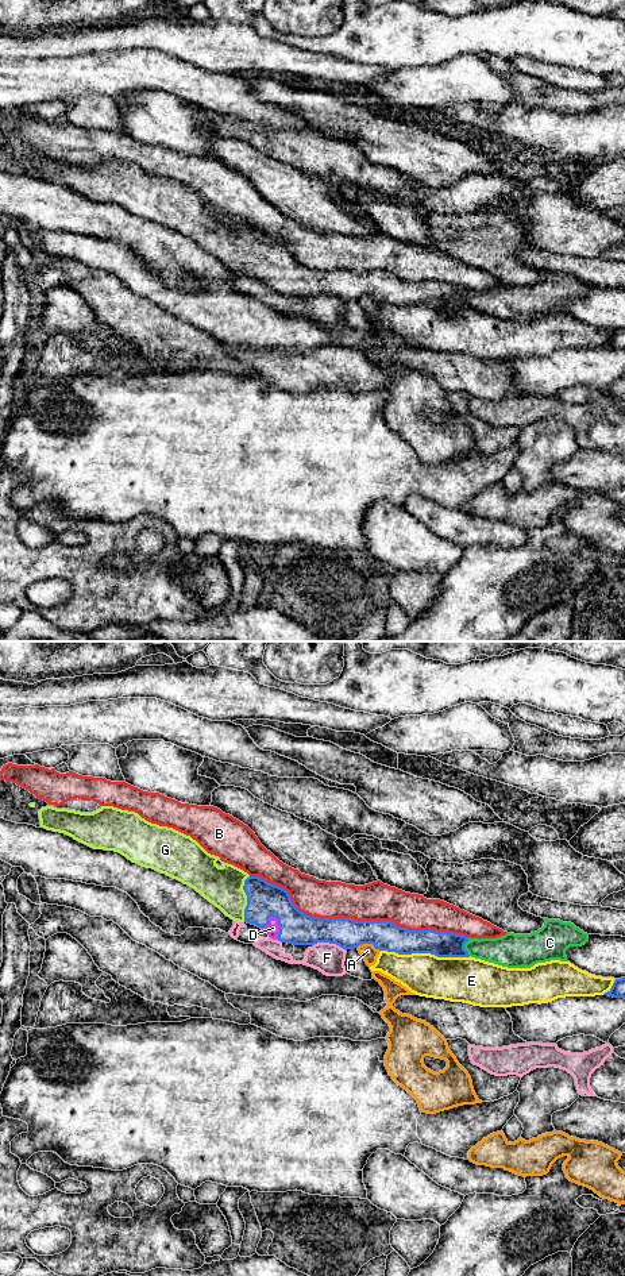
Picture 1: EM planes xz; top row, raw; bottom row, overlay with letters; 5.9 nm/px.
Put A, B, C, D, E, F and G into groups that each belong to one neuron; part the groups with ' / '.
A / B / C / D G / E / F

